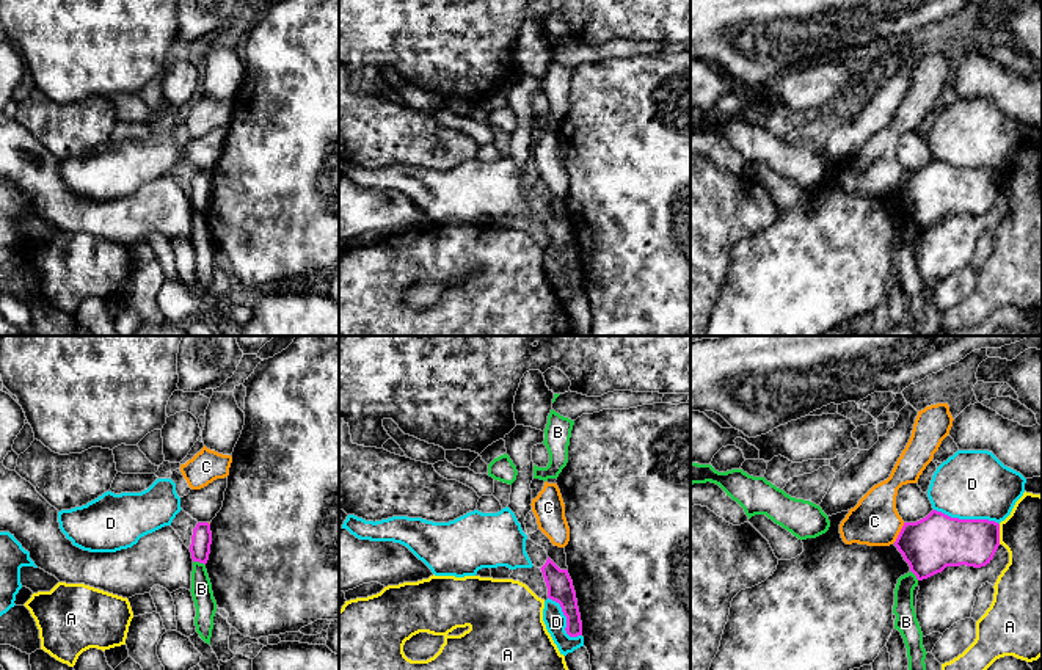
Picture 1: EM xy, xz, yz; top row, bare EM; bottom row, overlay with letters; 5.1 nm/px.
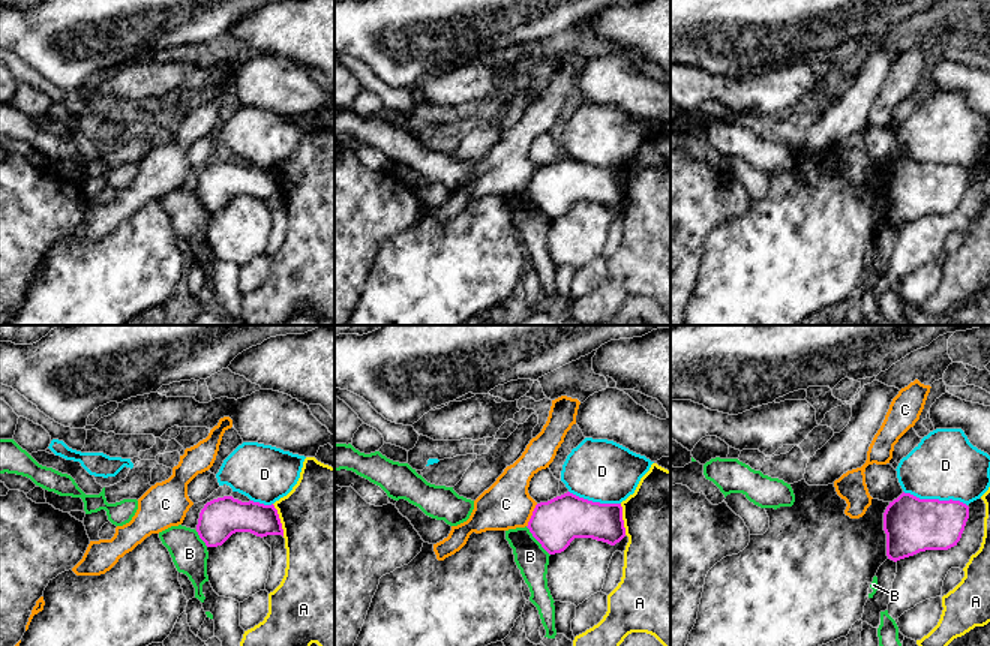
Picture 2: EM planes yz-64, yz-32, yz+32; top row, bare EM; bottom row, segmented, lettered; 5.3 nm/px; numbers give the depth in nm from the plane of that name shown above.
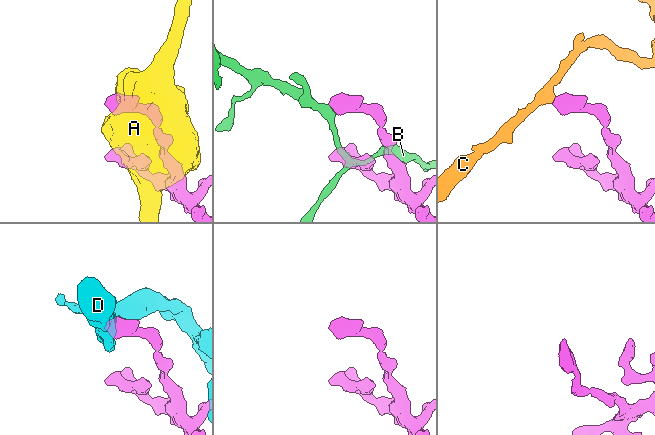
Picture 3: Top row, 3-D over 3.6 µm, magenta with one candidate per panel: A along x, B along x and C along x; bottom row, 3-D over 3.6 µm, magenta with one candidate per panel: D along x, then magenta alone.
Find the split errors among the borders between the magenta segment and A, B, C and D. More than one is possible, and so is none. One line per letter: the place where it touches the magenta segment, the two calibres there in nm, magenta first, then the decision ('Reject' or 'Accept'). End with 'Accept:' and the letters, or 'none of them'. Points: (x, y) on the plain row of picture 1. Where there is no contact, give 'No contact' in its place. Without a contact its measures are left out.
A: Touches magenta at yz (998, 182). Thickness 260 nm (magenta) against 380 nm. Reject
B: Touches magenta at xy (200, 211). Thickness 110 nm (magenta) against 110 nm. Reject
C: Touches magenta at yz (899, 181). Thickness 280 nm (magenta) against 260 nm. Reject
D: Touches magenta at yz (967, 168). Thickness 280 nm (magenta) against 360 nm. Reject
Accept: none of them

